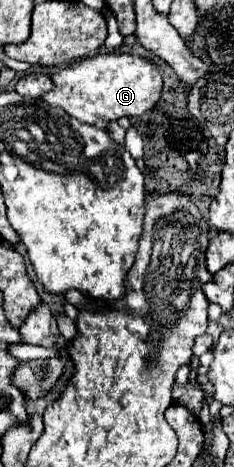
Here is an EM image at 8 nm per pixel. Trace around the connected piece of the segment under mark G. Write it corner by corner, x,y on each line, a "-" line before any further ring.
101,53
97,57
83,57
83,61
73,61
71,65
53,73
51,81
53,81
53,89
41,97
45,103
49,103
51,107
63,109
67,115
71,115
83,123
91,123
91,125
99,125
99,127
107,125
111,121
117,121
119,117
137,117
137,115
145,113
159,101
161,87
163,87
161,71
155,65
151,65
149,61
145,61
137,55
129,55
129,53

